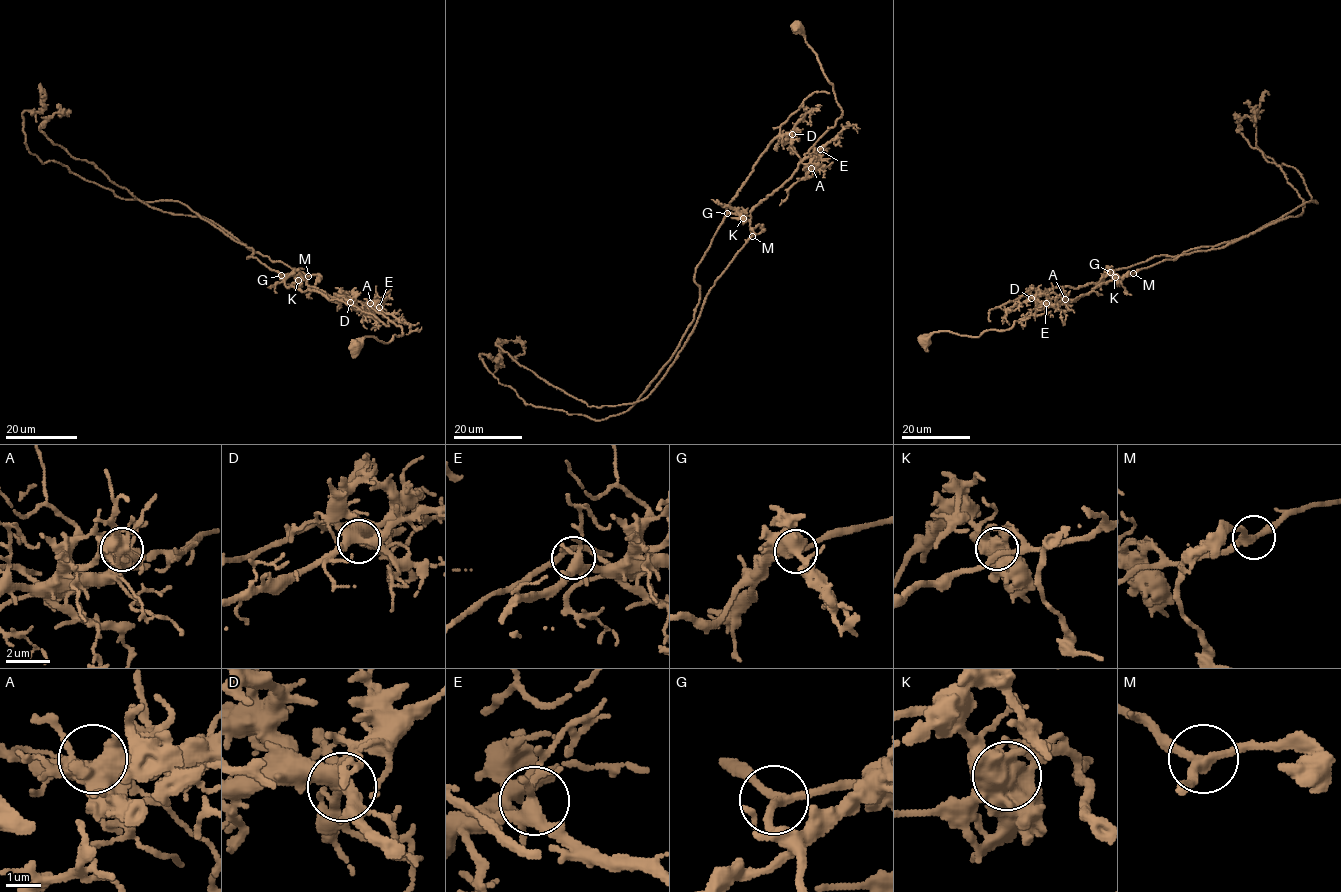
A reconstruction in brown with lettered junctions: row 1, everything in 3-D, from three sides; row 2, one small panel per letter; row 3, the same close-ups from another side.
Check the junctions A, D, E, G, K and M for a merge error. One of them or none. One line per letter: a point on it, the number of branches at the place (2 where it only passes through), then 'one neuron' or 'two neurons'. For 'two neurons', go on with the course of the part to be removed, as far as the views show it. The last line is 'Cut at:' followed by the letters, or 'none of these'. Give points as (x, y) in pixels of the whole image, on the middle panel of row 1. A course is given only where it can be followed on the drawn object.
A: at (811, 168); 6 branches meet; one neuron
D: at (792, 134); 5 branches meet; one neuron
E: at (820, 149); 5 branches meet; one neuron
G: at (727, 213); 3 branches meet; one neuron
K: at (743, 218); 5 branches meet; two neurons; foreign part runs (743, 217), (718, 229), (694, 318), (626, 411), (527, 404), (481, 354), (494, 372)
M: at (752, 236); 3 branches meet; one neuron
Cut at: K

